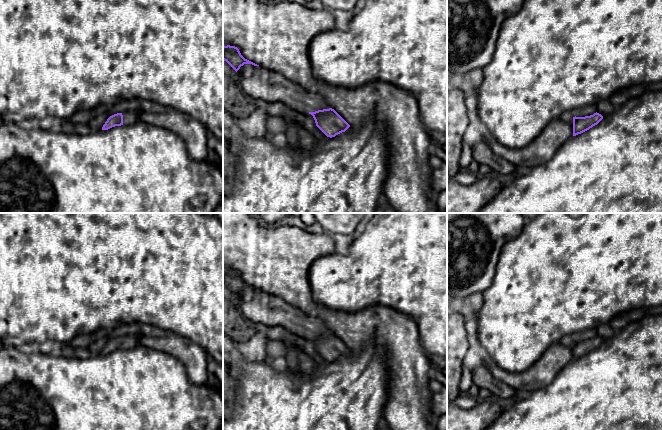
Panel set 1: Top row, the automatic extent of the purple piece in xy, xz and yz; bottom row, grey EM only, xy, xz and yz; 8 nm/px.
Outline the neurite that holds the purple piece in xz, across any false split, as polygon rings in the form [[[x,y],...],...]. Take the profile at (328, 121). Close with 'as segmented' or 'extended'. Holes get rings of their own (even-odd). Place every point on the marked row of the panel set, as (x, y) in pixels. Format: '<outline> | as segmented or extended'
[[[332,108],[309,112],[309,114],[313,116],[316,126],[330,138],[345,132],[350,127]]] | as segmented

